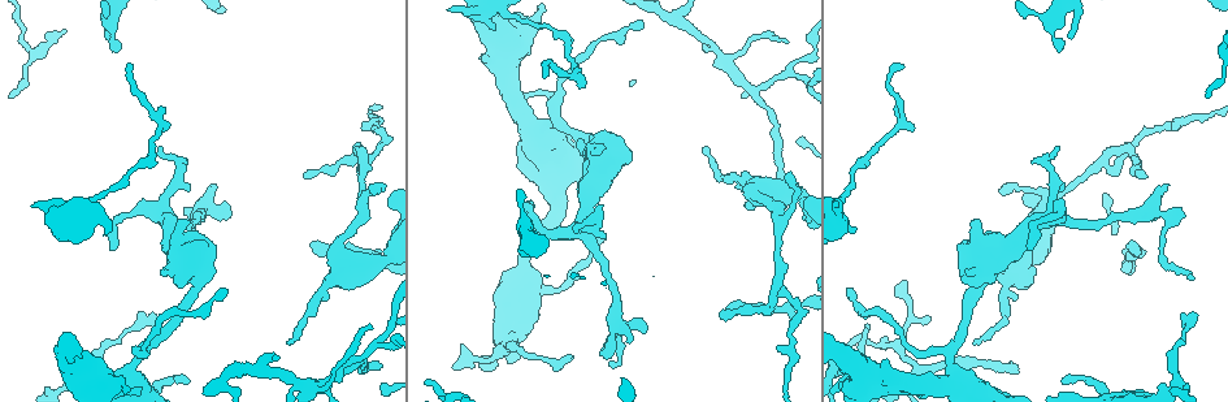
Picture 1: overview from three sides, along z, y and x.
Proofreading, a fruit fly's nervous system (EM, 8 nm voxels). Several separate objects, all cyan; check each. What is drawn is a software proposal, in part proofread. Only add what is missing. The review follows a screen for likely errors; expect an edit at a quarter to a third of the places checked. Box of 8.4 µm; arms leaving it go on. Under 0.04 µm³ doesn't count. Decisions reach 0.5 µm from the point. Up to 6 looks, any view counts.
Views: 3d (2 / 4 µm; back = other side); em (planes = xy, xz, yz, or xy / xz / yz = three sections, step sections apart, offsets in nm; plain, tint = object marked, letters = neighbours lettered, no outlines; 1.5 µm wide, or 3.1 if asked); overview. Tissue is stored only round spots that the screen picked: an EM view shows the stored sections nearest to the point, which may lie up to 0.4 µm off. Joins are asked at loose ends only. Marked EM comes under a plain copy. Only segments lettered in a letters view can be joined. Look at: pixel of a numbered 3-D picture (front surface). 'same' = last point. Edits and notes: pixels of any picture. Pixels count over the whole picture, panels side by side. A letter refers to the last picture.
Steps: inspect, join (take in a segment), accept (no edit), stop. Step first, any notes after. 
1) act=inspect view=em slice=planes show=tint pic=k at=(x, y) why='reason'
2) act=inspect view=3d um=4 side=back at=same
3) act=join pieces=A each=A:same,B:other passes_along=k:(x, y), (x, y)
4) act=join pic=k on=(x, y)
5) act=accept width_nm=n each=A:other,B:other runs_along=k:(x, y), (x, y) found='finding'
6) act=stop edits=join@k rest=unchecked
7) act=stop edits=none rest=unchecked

act=inspect view=3d um=2 pic=1 at=(600, 241) why='tapers out'

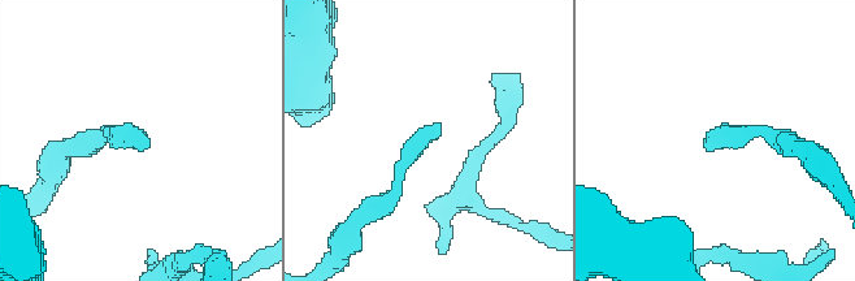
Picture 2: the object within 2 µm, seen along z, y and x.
act=inspect view=em slice=xz step=8 show=tint pic=2 at=(144, 149)

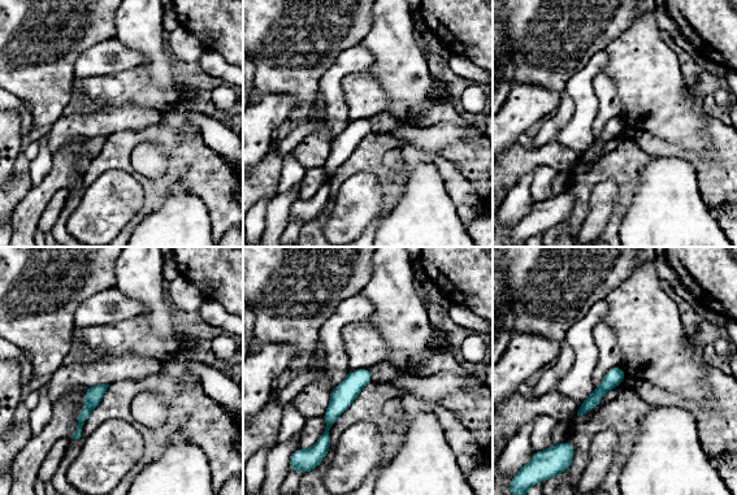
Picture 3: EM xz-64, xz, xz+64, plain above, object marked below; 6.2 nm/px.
act=inspect view=em slice=xy step=4 show=letters at=same why='another direction'

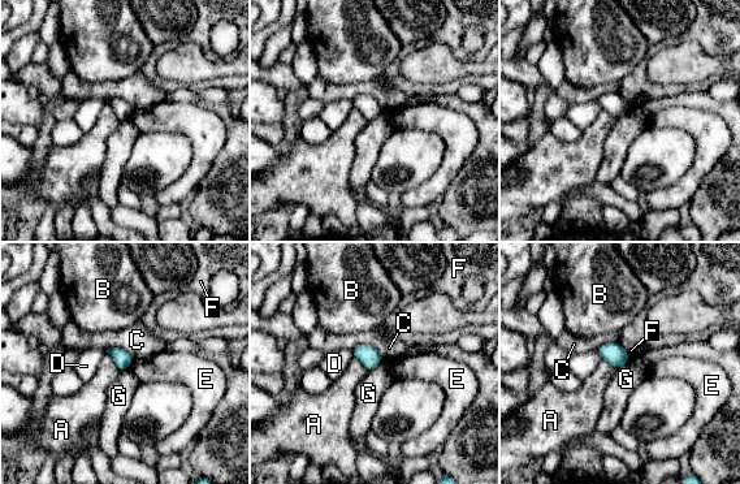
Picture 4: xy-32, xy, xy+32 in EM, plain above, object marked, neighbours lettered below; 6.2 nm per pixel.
act=accept each=A:other,B:other,C:other,D:other,E:other,F:other,G:other border=4:(384, 359), (368, 371) found='no lettered segment goes on from it'

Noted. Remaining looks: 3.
act=inspect view=em slice=planes show=letters pic=1 at=(975, 342) why='an open end'

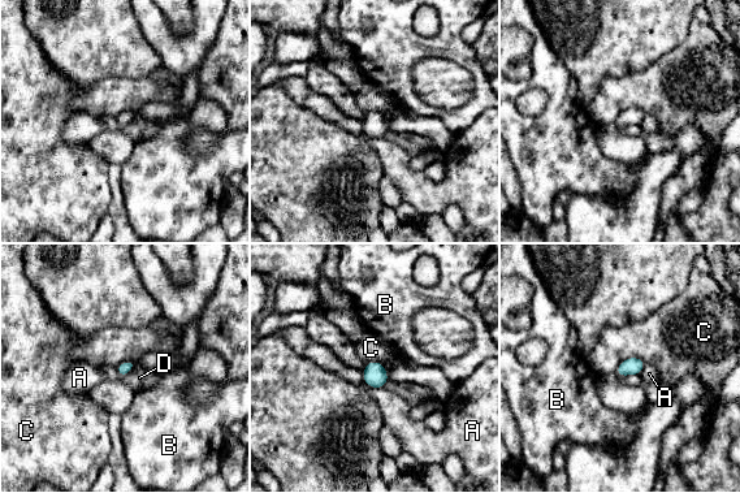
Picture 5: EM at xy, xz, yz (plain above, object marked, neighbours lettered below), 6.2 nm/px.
act=accept width_nm=70 each=A:other,B:other,C:other,D:other border=5:(639, 373), (626, 373), (621, 377) found='none of them fits'

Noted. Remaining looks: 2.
act=inspect view=3d um=2 pic=1 at=(305, 179) why='thin end'

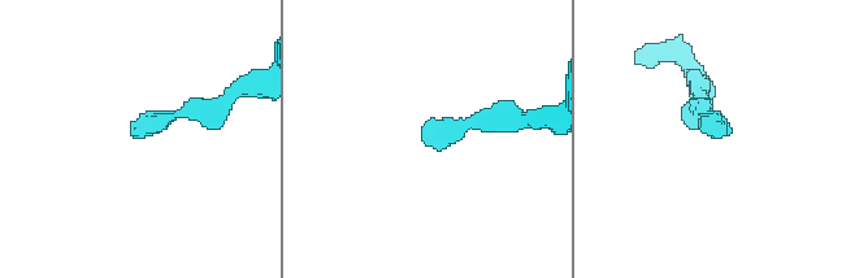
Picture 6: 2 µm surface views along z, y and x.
act=inspect view=em slice=planes show=letters pic=6 at=(718, 136) why='shape alone is not enough'

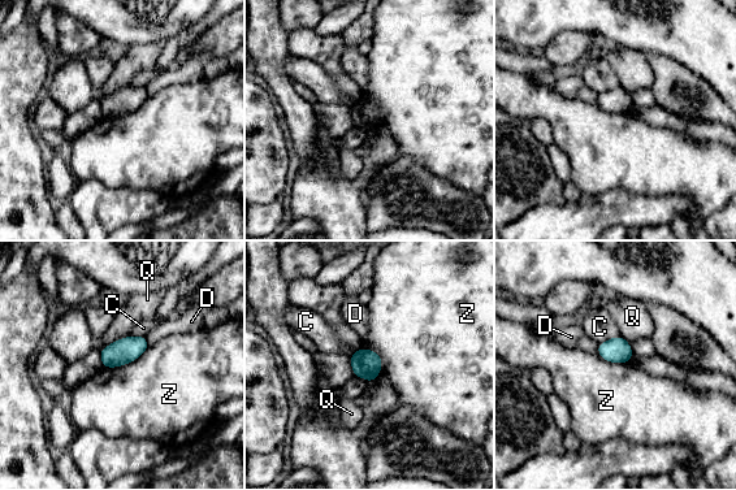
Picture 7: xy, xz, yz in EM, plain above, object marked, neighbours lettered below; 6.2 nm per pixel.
act=accept each=C:other,D:other,Q:other,Z:other border=7:(148, 346), (135, 359), (104, 368) found='no lettered segment goes on from it'

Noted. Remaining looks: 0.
act=stop edits=none rest=unchecked

